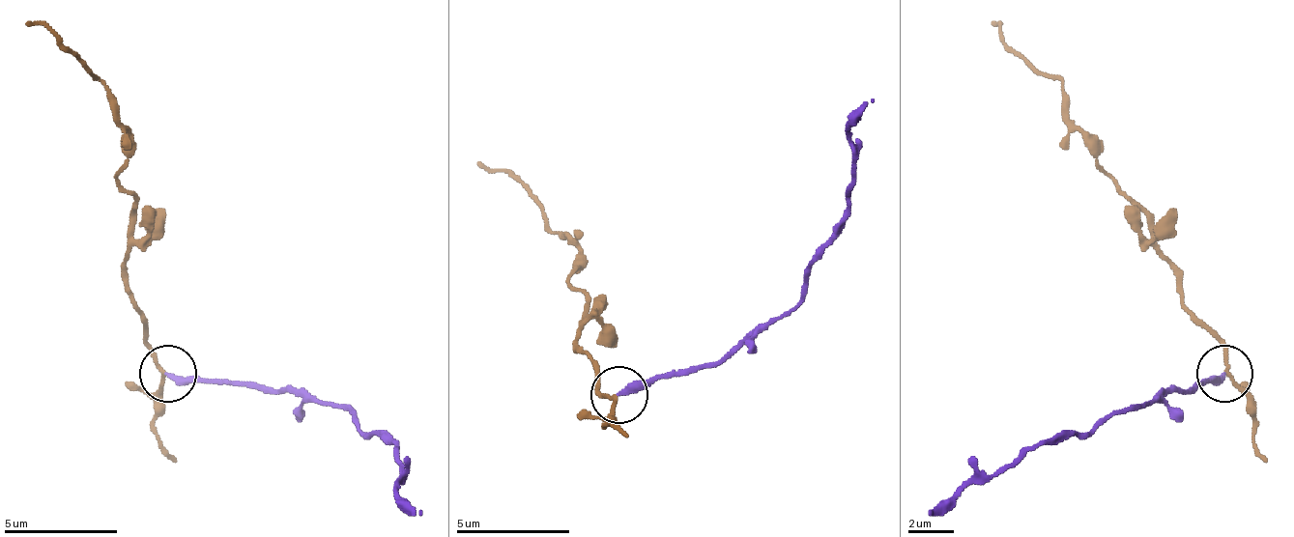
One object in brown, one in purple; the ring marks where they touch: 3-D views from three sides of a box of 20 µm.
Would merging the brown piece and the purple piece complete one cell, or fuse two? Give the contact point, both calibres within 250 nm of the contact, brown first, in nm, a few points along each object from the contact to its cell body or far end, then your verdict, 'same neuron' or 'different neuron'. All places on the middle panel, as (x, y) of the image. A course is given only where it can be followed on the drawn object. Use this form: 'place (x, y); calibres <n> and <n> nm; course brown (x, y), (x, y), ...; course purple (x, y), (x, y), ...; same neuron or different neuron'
place (619, 394); calibres 150 and 320 nm; course brown (618, 396), (600, 390), (600, 367), (578, 345), (578, 248), (509, 174), (475, 163); course purple (618, 396), (726, 362), (794, 305), (846, 209), (850, 123), (874, 100); different neuron

